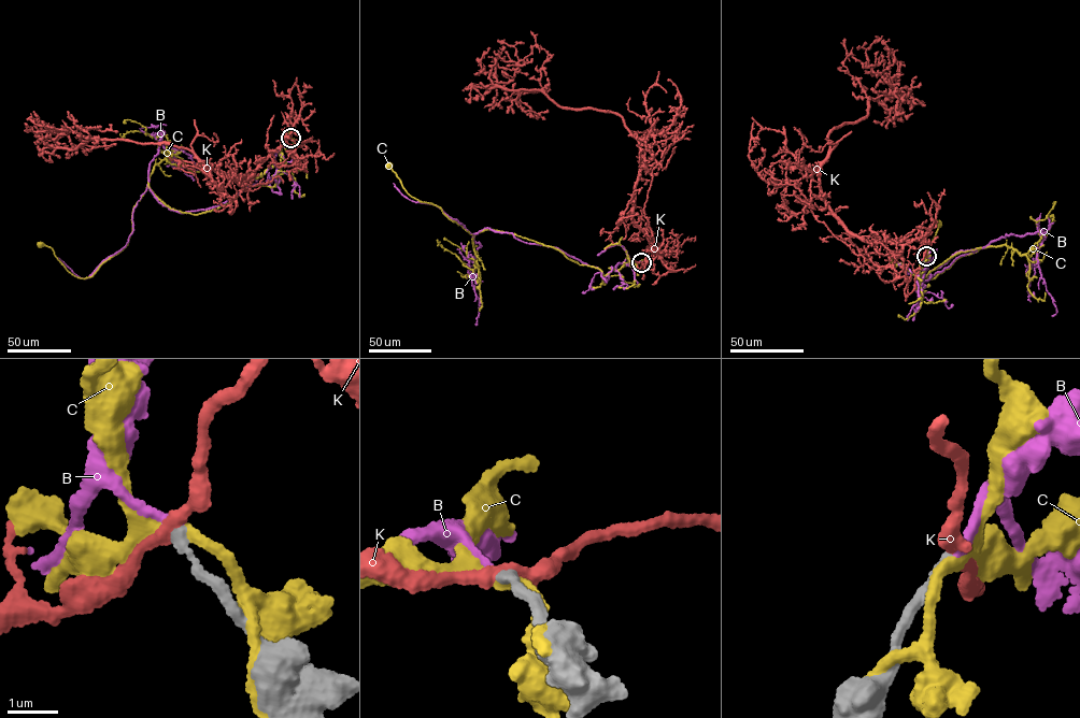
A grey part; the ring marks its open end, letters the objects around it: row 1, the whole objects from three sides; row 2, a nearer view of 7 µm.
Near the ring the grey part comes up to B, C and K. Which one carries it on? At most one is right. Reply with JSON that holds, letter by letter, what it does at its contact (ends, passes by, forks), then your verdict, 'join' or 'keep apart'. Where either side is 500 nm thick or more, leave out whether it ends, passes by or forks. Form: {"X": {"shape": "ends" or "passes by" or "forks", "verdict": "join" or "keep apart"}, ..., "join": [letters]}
{"B": {"shape": "ends", "verdict": "join"}, "C": {"shape": "forks", "verdict": "keep apart"}, "K": {"shape": "passes by", "verdict": "keep apart"}, "join": ["B"]}

